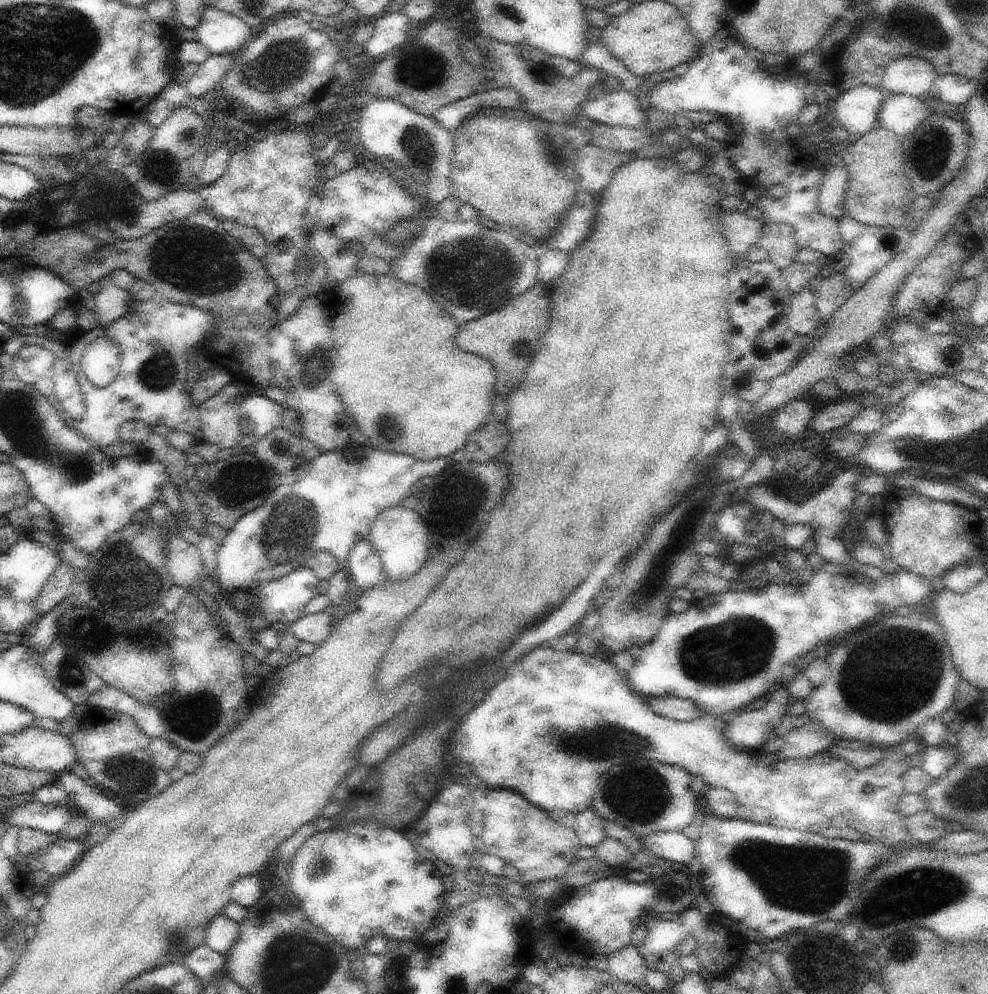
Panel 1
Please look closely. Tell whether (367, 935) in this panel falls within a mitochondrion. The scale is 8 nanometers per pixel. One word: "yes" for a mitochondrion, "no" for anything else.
no

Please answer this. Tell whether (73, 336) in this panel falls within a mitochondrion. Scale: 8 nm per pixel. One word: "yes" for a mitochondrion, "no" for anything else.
no

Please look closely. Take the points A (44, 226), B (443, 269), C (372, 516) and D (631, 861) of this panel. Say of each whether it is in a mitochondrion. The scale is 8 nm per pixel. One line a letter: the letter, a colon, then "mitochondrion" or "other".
A: other
B: mitochondrion
C: other
D: other

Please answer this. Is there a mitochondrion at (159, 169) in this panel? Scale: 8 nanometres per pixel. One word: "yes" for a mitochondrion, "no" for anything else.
yes

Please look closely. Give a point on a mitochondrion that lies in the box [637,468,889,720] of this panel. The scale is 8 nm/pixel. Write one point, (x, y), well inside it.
(738, 648)

